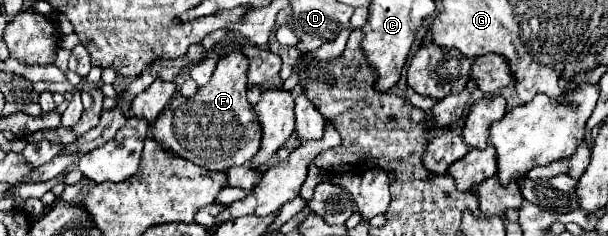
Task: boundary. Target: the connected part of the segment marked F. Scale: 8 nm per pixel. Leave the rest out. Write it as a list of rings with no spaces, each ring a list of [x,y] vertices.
[[[238,51],[220,59],[212,81],[200,87],[192,99],[176,95],[168,103],[168,109],[150,127],[152,139],[162,143],[168,153],[212,171],[226,171],[232,165],[250,161],[260,149],[262,135],[246,99],[246,71],[248,59]]]

